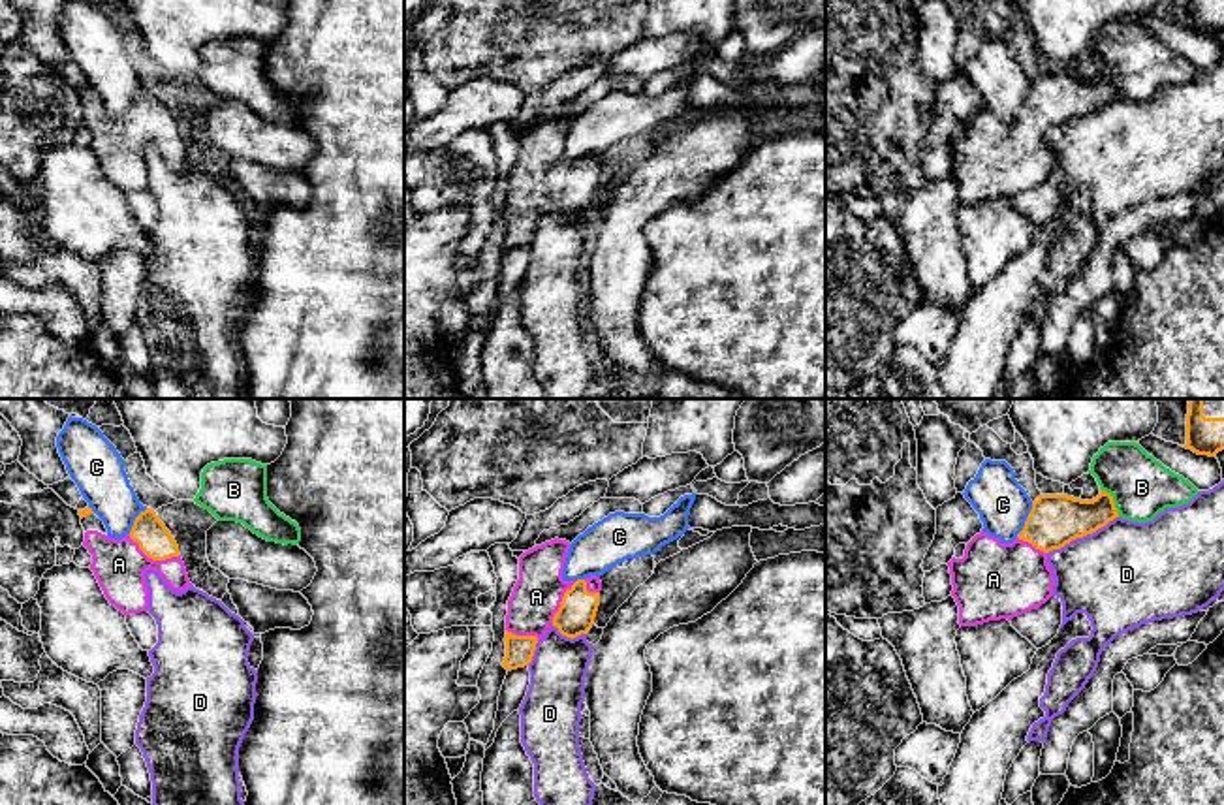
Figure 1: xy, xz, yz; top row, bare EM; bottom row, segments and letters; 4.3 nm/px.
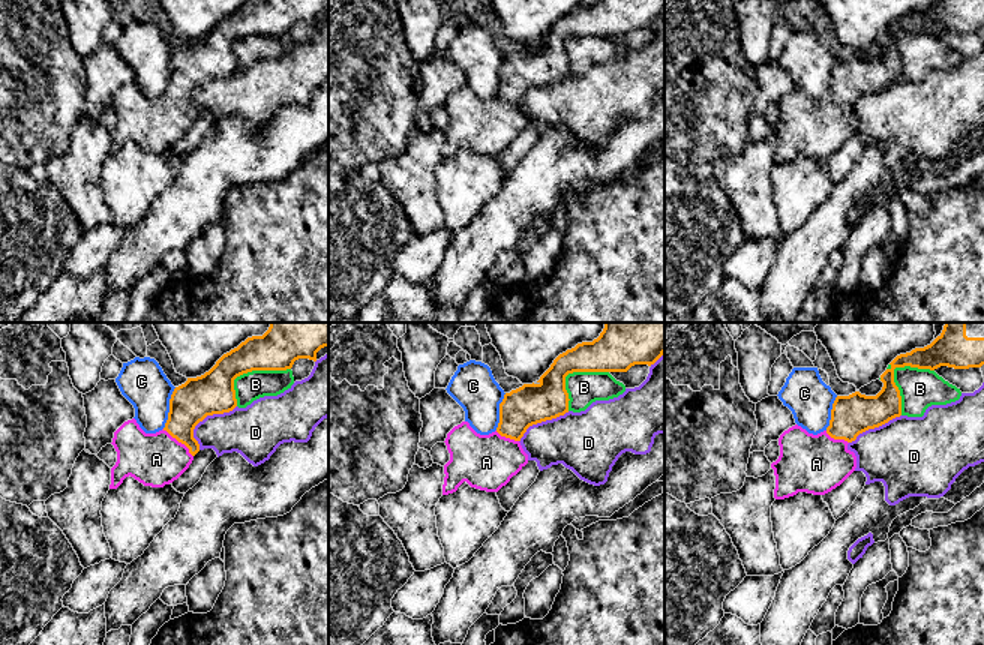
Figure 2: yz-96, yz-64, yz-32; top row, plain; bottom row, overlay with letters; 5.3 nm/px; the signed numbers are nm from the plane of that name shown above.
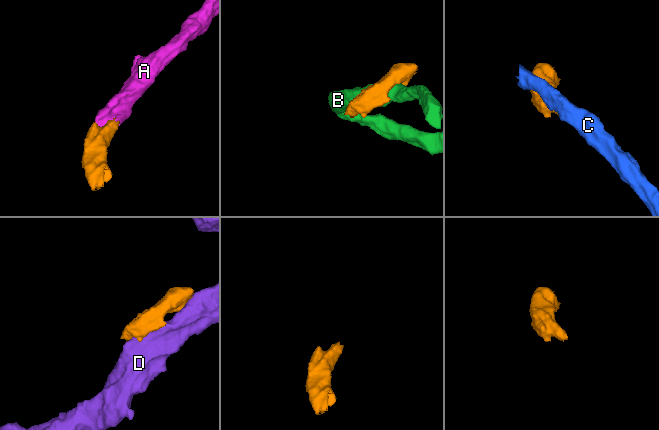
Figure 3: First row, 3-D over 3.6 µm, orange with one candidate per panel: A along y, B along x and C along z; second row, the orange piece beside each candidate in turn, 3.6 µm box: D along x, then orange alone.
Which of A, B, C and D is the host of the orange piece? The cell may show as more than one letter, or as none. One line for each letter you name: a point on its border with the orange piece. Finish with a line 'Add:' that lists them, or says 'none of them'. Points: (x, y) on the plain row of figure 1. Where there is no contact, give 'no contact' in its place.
A: meets orange in xy at (153, 138)
Add: A

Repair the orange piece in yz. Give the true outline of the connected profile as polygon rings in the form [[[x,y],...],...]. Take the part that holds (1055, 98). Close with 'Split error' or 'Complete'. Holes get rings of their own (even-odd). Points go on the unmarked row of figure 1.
[[[1102,68],[1092,79],[1040,73],[1012,122],[983,109],[976,113],[966,122],[965,135],[948,141],[959,203],[1012,199],[1045,182],[1055,164],[1047,132],[1096,111],[1115,96],[1119,90],[1113,75]]]. Split error

